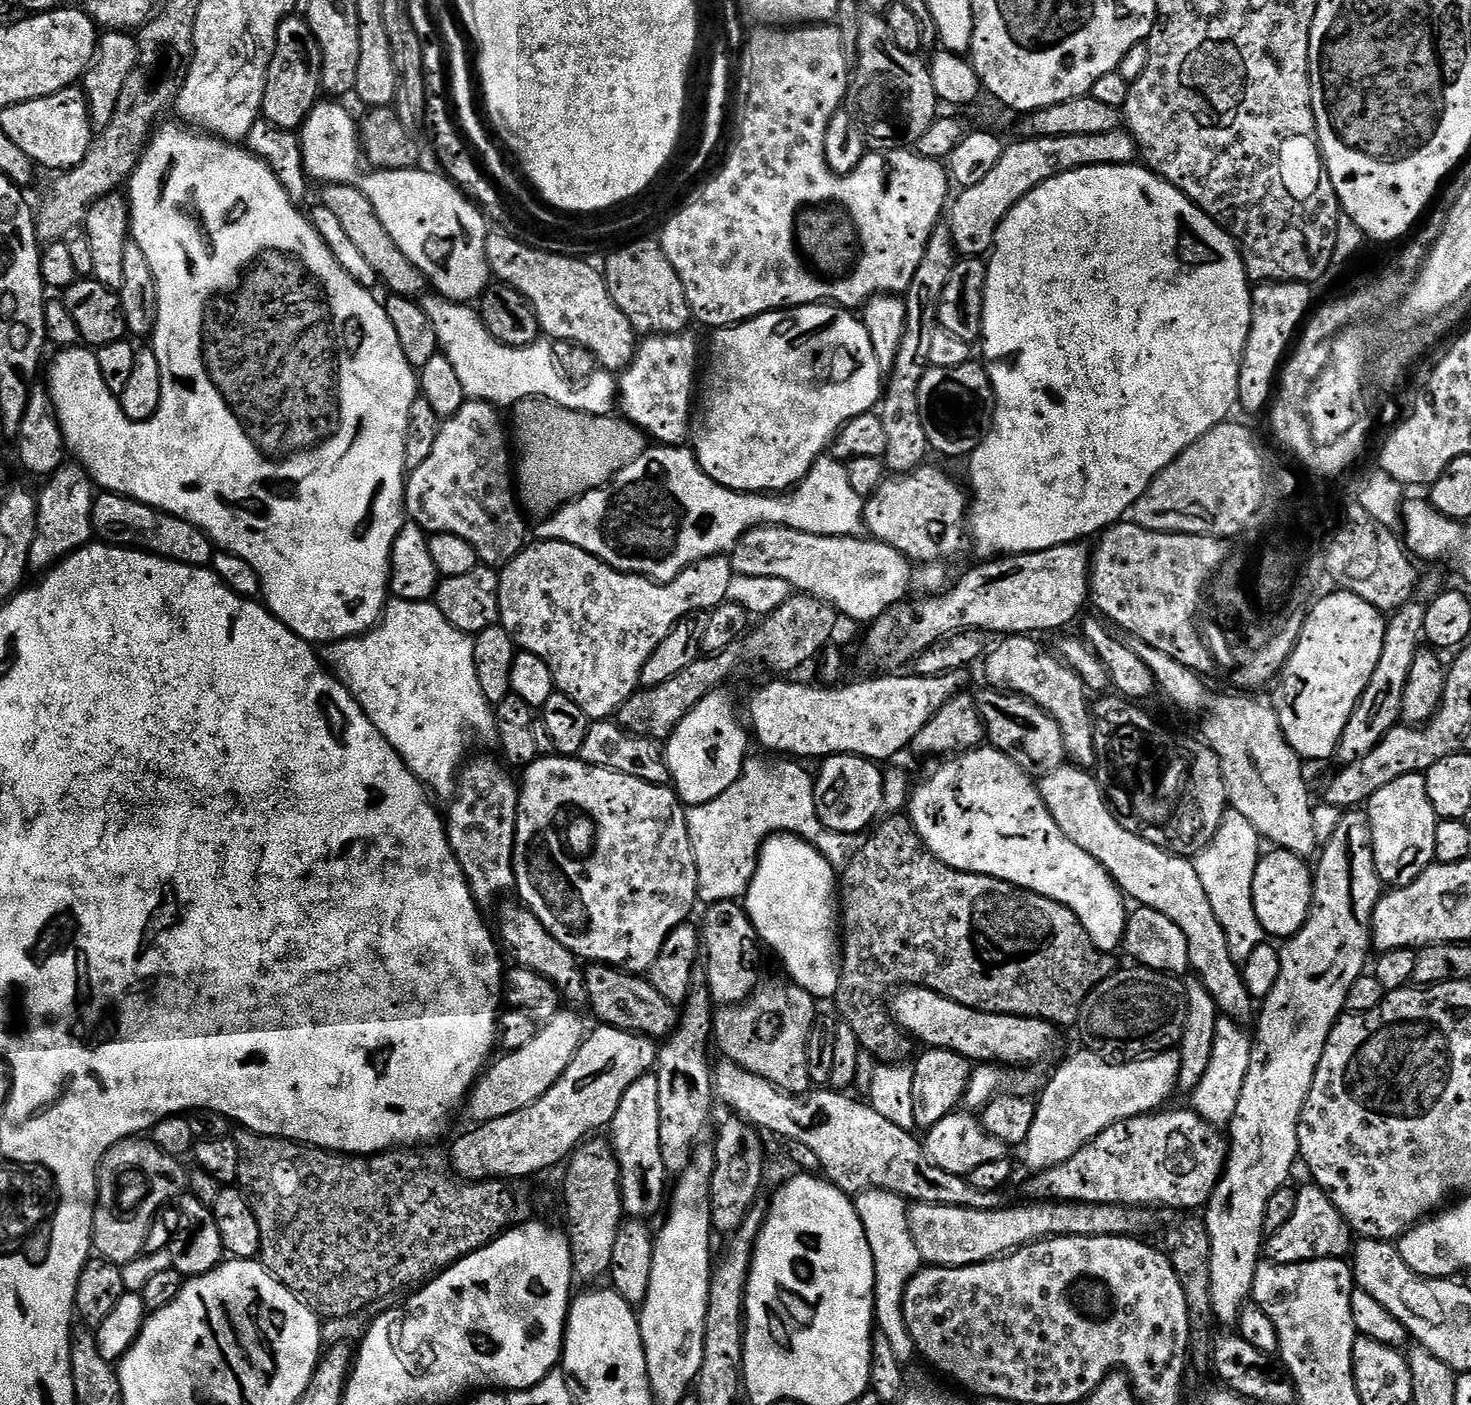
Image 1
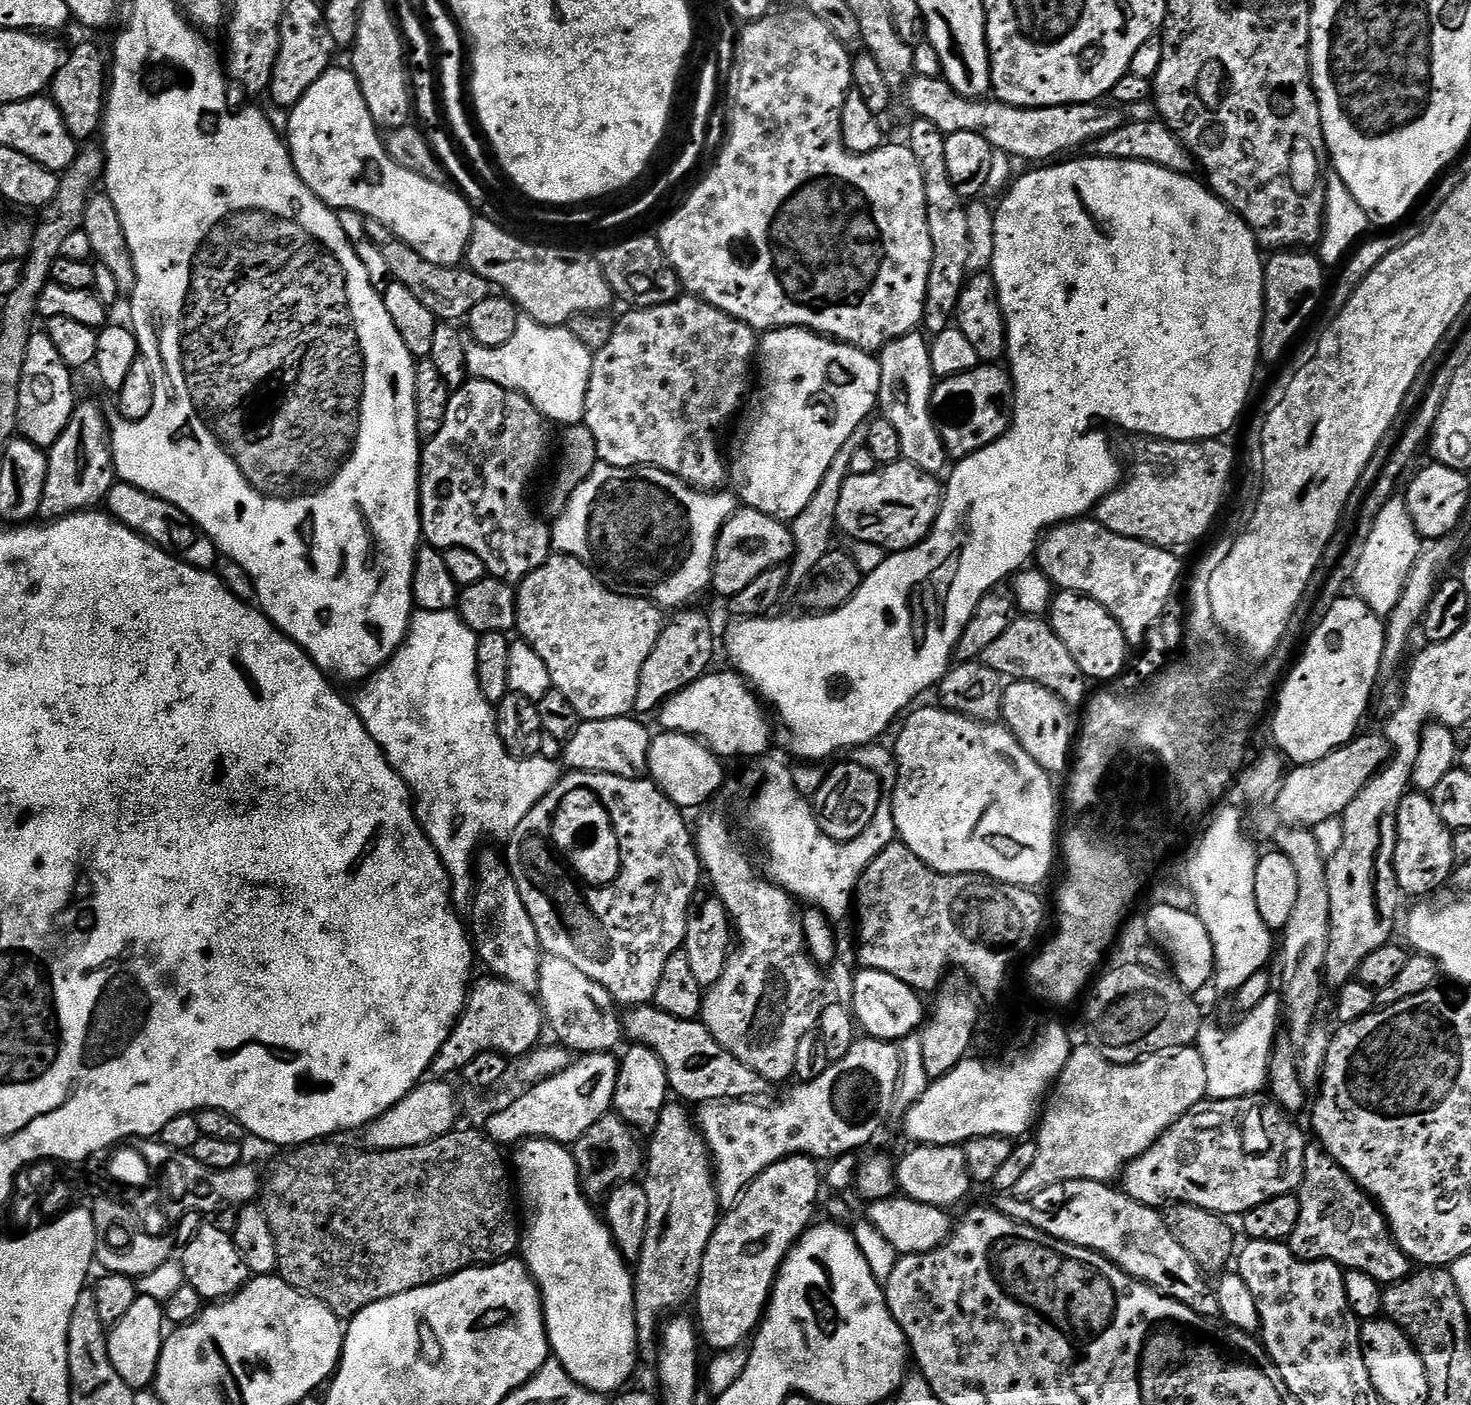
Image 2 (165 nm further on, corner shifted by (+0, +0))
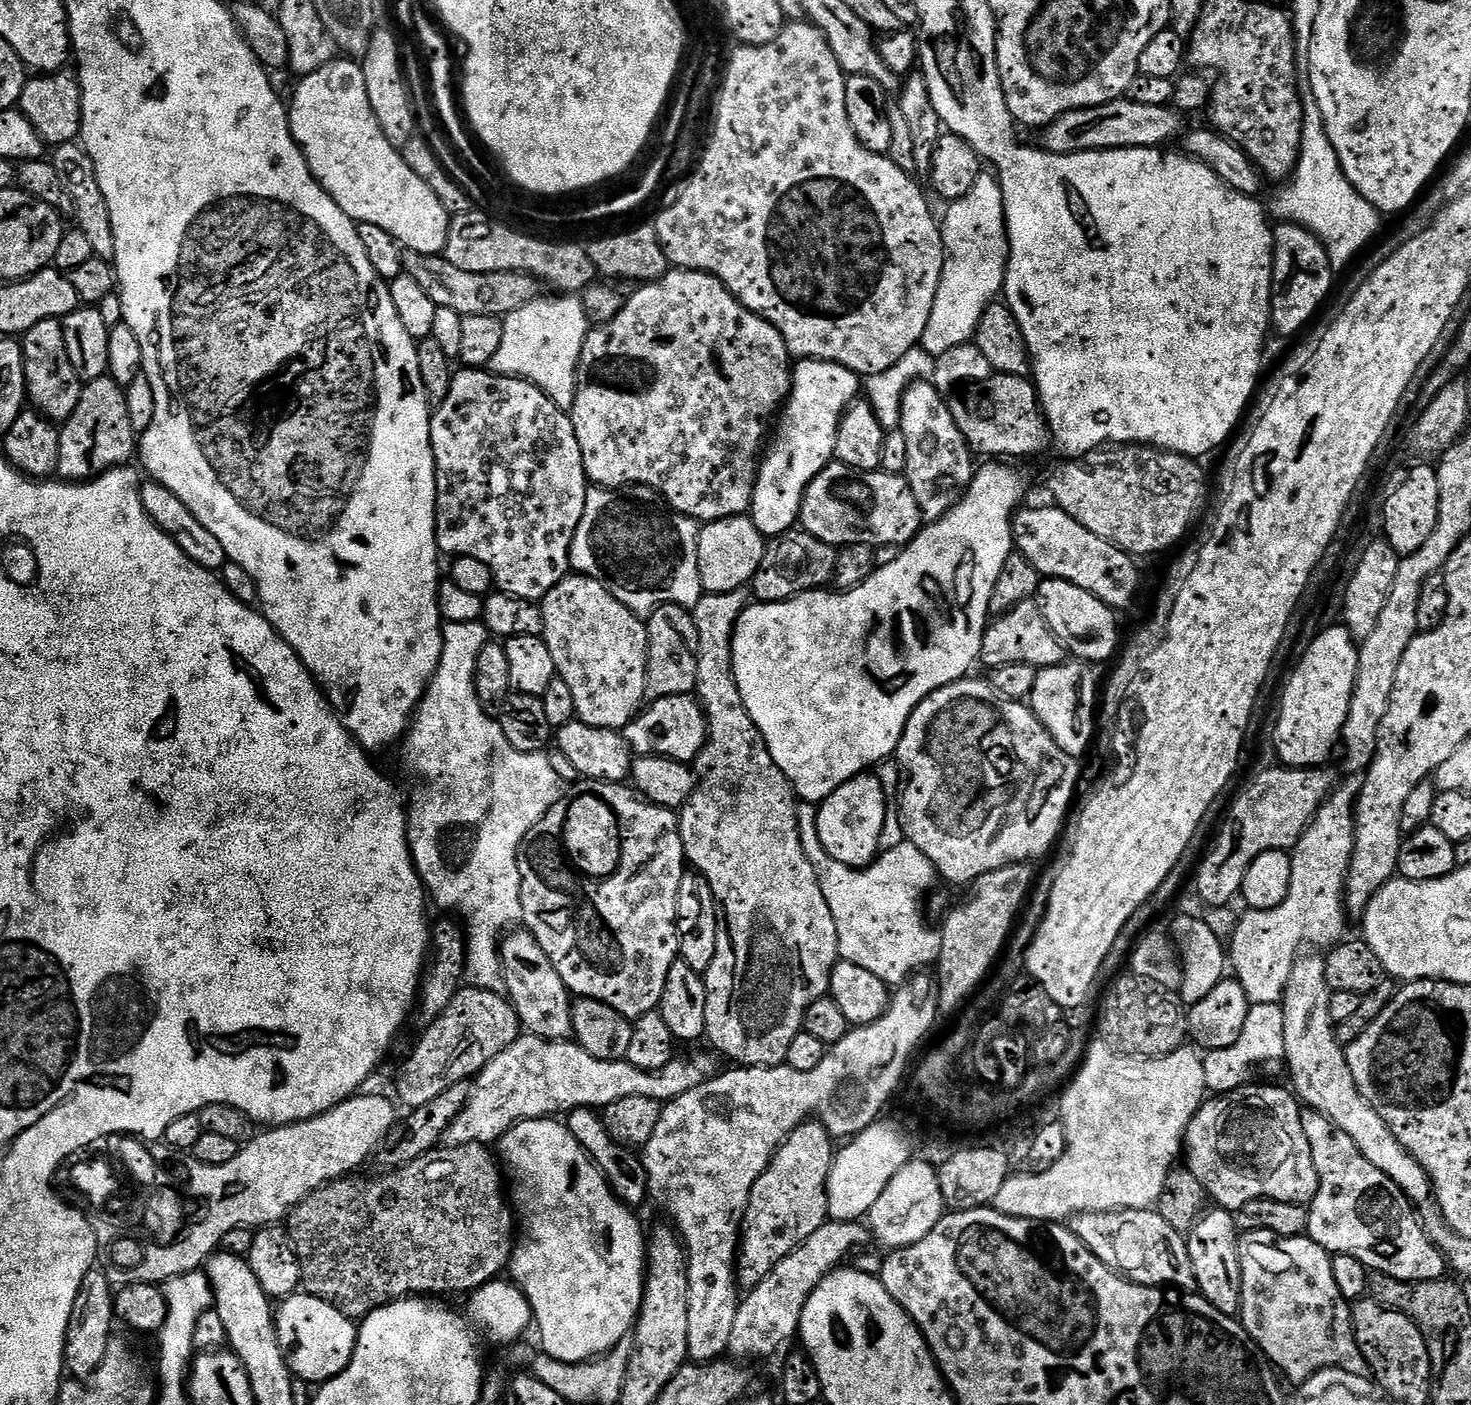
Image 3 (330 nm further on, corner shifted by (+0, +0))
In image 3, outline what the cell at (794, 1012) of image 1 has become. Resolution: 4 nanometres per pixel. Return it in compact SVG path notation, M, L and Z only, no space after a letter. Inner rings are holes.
M739 588L733 592L709 592L701 595L695 608L691 609L692 621L698 630L698 642L694 645L698 662L694 695L699 700L700 707L704 709L704 717L708 719L708 741L705 742L702 751L696 755L694 761L696 791L690 794L684 807L679 809L678 823L687 863L691 867L693 864L704 875L704 880L708 883L708 888L712 891L713 898L717 900L715 903L722 913L722 926L717 927L716 930L714 962L710 962L708 971L703 973L706 986L706 1030L704 1034L707 1043L712 1043L717 1048L715 1051L721 1057L723 1057L722 1055L729 1056L733 1065L746 1068L778 1068L787 1061L790 1054L790 1042L794 1042L794 1038L804 1027L806 1010L810 1006L814 1006L814 1002L818 1002L818 998L829 995L832 986L832 971L838 963L840 952L834 917L823 897L818 877L806 860L806 854L803 853L802 842L799 841L798 818L796 817L798 800L793 793L792 783L786 779L782 770L778 770L774 758L770 758L770 750L766 746L754 718L750 718L750 714L742 702L742 694L738 690L732 673L732 635L741 612L748 607L749 603L749 593L744 588Z

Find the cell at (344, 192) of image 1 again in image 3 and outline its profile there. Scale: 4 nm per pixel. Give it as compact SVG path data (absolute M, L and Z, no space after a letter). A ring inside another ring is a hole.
M405 251L403 258L404 272L410 278L414 278L414 282L418 282L418 286L422 286L422 290L426 290L426 294L430 294L430 298L436 303L436 307L449 308L462 317L498 316L503 318L509 316L514 310L522 310L522 306L534 302L541 295L541 281L525 272L471 272L470 270L458 270L458 266L454 266L454 262L444 259L443 255L431 256L421 252Z

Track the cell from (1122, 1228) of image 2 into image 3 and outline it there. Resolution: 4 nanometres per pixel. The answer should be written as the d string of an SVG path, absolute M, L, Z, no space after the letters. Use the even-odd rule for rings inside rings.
M1131 1208L1121 1212L1080 1212L1071 1217L1070 1227L1078 1239L1098 1258L1107 1268L1123 1274L1134 1284L1145 1284L1147 1288L1171 1286L1176 1290L1192 1290L1196 1288L1194 1266L1188 1253L1188 1241L1178 1230L1166 1222L1160 1213L1146 1208Z

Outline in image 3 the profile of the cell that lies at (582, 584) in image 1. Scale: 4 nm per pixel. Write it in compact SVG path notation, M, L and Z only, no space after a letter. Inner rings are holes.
M569 574L539 605L544 623L542 633L550 654L554 657L556 675L570 686L579 723L595 728L623 730L641 711L646 697L646 666L648 665L648 629L645 621L618 602L602 582L589 576Z

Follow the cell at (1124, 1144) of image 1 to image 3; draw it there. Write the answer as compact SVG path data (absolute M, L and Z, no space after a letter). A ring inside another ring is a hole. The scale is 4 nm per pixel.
M1252 1082L1245 1087L1235 1088L1232 1092L1217 1095L1215 1098L1205 1099L1200 1109L1194 1114L1192 1121L1188 1123L1188 1129L1184 1132L1182 1145L1183 1163L1188 1171L1194 1174L1194 1178L1198 1178L1198 1182L1204 1187L1205 1193L1211 1199L1213 1196L1216 1199L1215 1203L1225 1210L1235 1210L1246 1206L1246 1202L1254 1202L1255 1200L1277 1200L1278 1202L1290 1202L1291 1204L1307 1206L1312 1203L1313 1198L1318 1194L1320 1183L1318 1182L1318 1170L1314 1170L1314 1158L1312 1157L1310 1146L1306 1142L1306 1134L1302 1134L1301 1101L1294 1098L1293 1093L1287 1087L1285 1087L1286 1089L1263 1088L1262 1085L1256 1083Z

